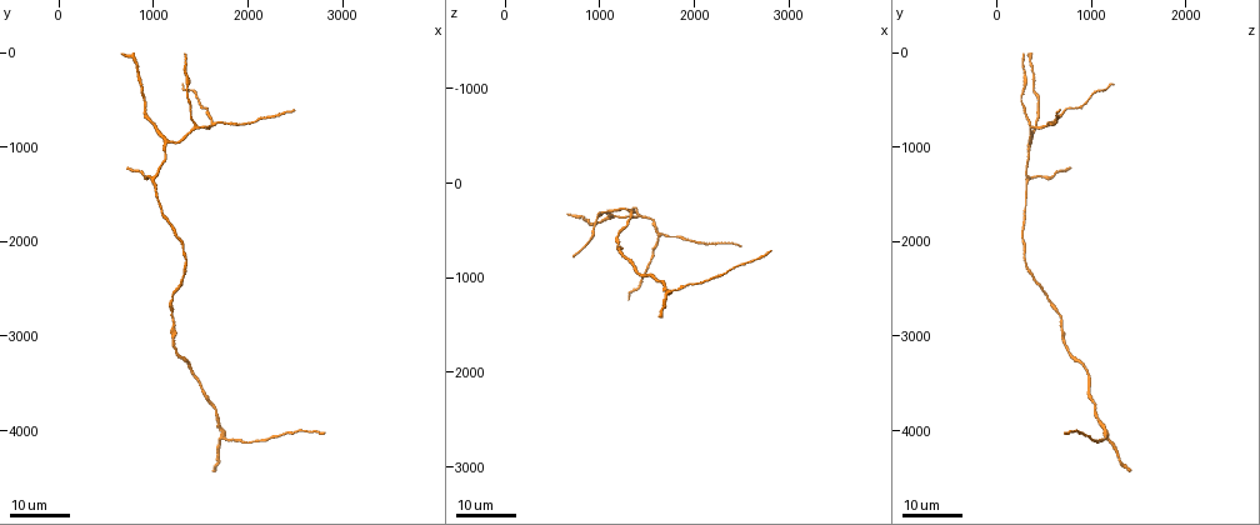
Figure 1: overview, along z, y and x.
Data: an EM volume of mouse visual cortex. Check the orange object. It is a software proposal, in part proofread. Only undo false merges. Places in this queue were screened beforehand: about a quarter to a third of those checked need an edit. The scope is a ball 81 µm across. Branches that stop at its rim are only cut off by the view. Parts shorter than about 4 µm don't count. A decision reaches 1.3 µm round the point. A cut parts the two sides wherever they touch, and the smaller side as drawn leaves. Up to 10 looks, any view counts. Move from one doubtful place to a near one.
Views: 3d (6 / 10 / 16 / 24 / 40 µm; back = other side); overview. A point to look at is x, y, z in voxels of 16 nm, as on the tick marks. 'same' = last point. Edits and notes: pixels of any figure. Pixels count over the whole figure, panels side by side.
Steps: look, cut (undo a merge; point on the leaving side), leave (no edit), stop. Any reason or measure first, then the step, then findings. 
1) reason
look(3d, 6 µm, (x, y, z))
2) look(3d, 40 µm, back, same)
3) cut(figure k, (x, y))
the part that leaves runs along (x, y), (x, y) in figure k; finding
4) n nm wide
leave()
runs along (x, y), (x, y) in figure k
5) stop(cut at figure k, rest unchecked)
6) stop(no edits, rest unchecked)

three arms meet
look(3d, 24 µm, (1740, 4080, 1140))

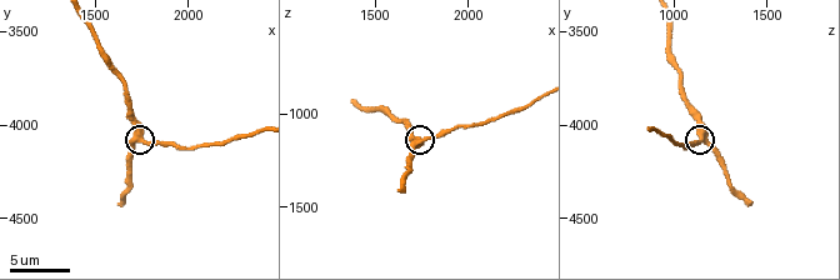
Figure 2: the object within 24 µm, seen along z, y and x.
look(3d, 6 µm, (1740, 4080, 1160))

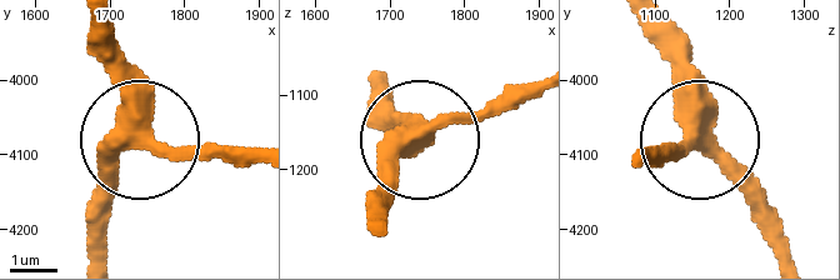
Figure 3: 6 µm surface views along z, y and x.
from behind
look(3d, 6 µm, back, (1745, 4080, 1145))

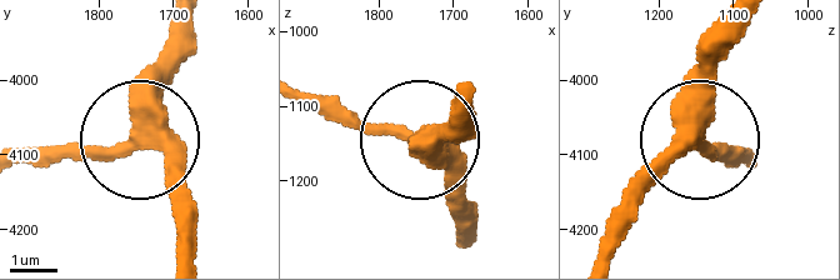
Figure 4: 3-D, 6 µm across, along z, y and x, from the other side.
380 nm wide
leave()
continuous, no second neuron

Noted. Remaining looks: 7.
arms part here
look(3d, 24 µm, (1000, 1300, 320))

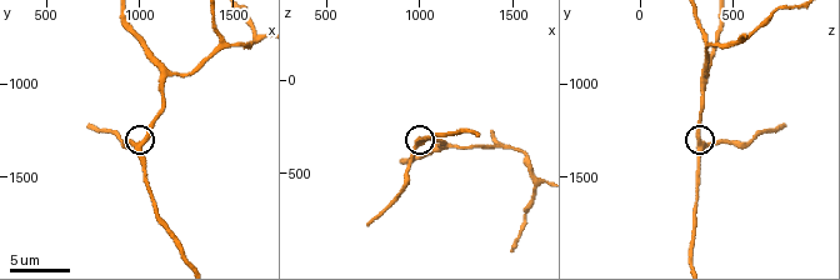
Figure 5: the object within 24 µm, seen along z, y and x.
look(3d, 6 µm, (1020, 1320, 340))

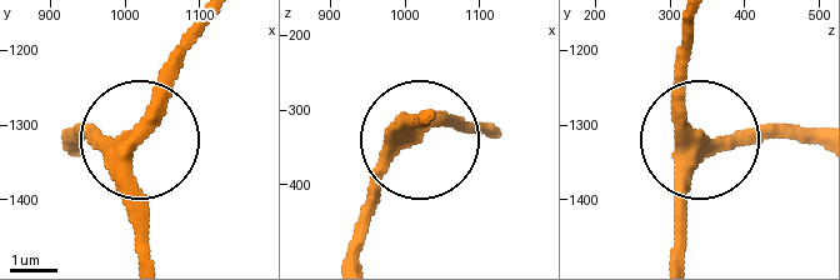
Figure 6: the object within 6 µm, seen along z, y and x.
leave()
runs along (151, 259), (136, 144), (64, 139) in figure 6; one neuron here

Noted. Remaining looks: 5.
three-way junction
look(3d, 16 µm, (1160, 960, 360))

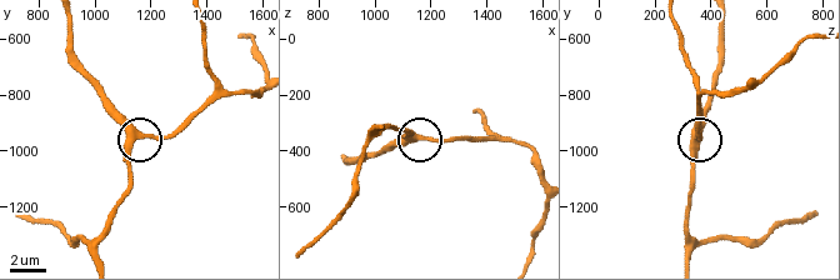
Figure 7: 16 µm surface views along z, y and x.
340 nm wide
leave()
all the same neuron

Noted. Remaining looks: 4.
three arms meet
look(3d, 6 µm, (1460, 760, 340))

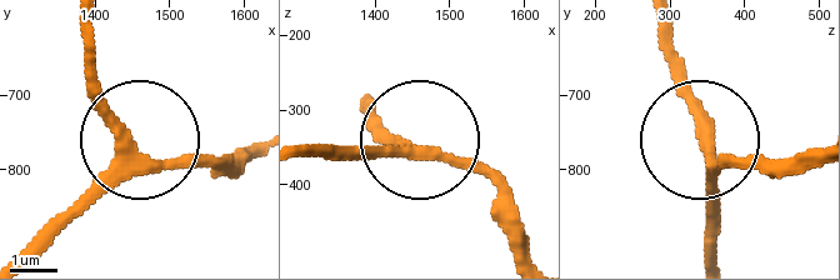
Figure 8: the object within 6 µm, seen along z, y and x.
side arm 13 µm
leave()
runs along (710, 259), (710, 139), (666, 36) in figure 8; all the same neuron

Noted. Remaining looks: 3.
three-way junction
look(3d, 10 µm, (1640, 760, 560))

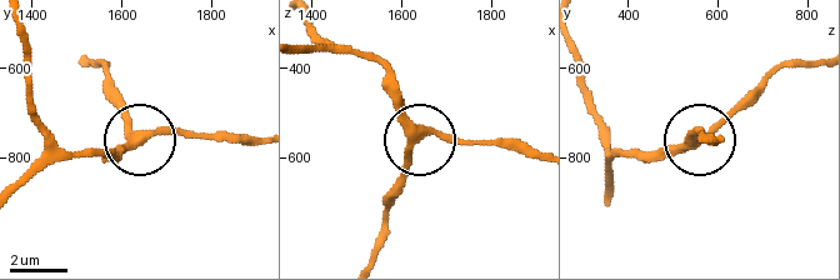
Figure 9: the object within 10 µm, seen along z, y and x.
leave()
runs along (303, 48), (374, 61), (416, 138), (508, 140) in figure 9; all the same neuron

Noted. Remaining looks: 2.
stop(no edits, rest unchecked)

